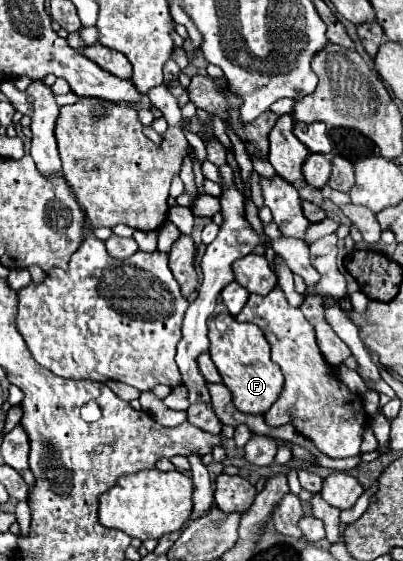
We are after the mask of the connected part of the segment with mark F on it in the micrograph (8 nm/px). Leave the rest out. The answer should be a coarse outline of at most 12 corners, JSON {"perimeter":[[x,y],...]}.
{"perimeter":[[208,322],[210,356],[232,404],[264,414],[284,376],[254,324]]}

